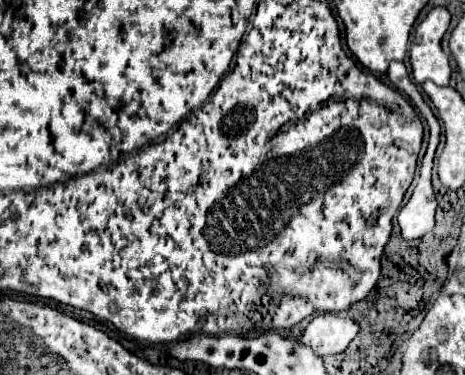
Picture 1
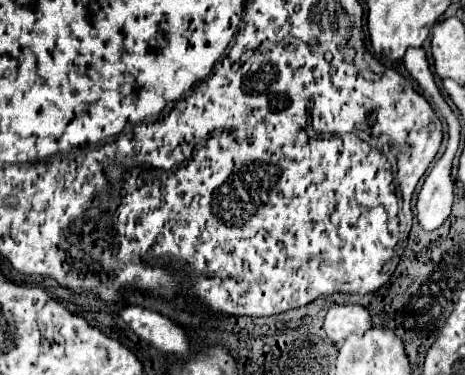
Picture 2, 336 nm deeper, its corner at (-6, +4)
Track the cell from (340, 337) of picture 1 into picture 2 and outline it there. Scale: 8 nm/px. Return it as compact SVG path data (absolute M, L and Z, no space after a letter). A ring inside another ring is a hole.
M356 303L334 305L326 313L324 329L334 343L344 343L350 333L362 335L372 327L372 317L366 307Z

